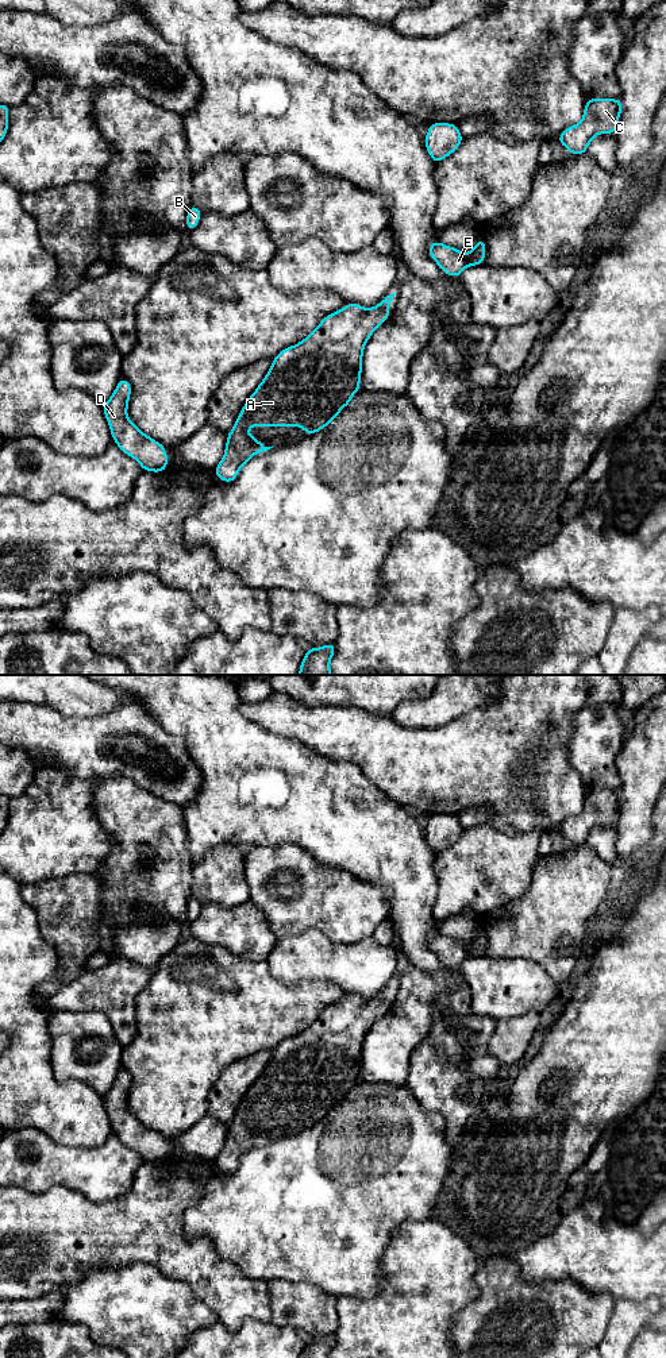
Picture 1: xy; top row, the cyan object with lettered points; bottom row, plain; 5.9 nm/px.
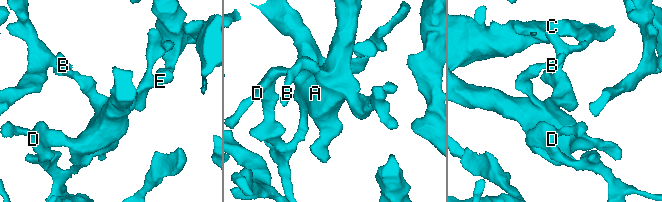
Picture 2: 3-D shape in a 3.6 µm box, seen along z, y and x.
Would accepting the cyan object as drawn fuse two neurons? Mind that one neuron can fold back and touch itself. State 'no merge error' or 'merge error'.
no merge error

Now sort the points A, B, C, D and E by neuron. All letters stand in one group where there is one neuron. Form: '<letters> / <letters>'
A B C D E

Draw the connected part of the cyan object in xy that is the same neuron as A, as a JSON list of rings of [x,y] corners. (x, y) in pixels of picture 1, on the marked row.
[[[394,293],[386,296],[372,309],[346,304],[340,310],[326,316],[305,339],[284,348],[273,359],[270,370],[249,397],[227,435],[224,456],[213,470],[222,482],[235,481],[240,467],[251,456],[273,448],[254,439],[249,427],[303,427],[307,436],[330,425],[350,405],[353,396],[361,389],[363,348],[373,332],[390,316],[393,296]]]

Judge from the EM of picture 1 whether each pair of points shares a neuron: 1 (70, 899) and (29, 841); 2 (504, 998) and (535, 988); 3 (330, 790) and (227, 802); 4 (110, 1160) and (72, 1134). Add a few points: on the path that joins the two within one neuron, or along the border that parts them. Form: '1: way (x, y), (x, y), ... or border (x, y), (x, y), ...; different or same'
1: border (87, 872), (72, 872), (24, 883); different
2: way (512, 992), (516, 988), (527, 988); same
3: way (304, 794), (253, 794); same
4: border (112, 1131), (95, 1146), (58, 1144); different

